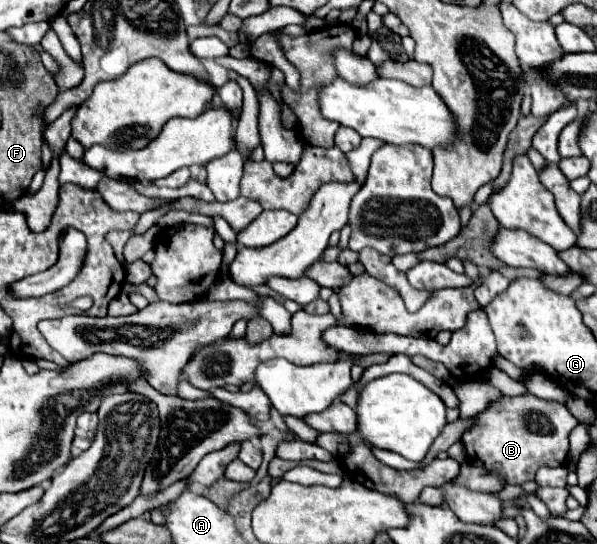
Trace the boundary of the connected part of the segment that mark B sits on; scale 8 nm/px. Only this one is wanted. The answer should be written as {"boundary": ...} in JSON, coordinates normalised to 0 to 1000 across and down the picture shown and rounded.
{"boundary":[[[898,726],[841,730],[821,752],[814,752],[814,756],[807,756],[807,759],[797,763],[797,785],[787,789],[784,796],[777,796],[774,814],[781,822],[781,833],[784,833],[787,851],[804,855],[814,866],[844,873],[848,888],[854,888],[854,892],[874,892],[878,884],[891,884],[894,881],[894,869],[905,858],[911,858],[911,855],[918,855],[918,858],[938,858],[938,855],[948,851],[951,825],[955,825],[951,800],[955,800],[955,792],[965,781],[968,781],[968,770],[941,741],[901,733]]]}

